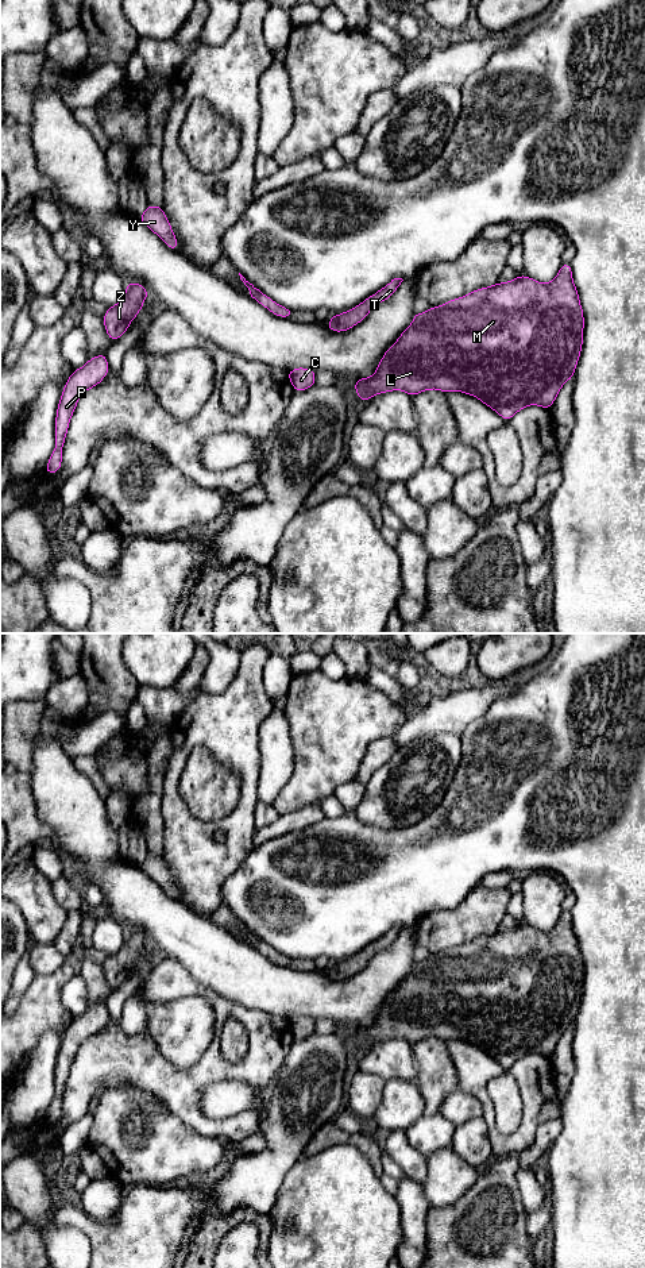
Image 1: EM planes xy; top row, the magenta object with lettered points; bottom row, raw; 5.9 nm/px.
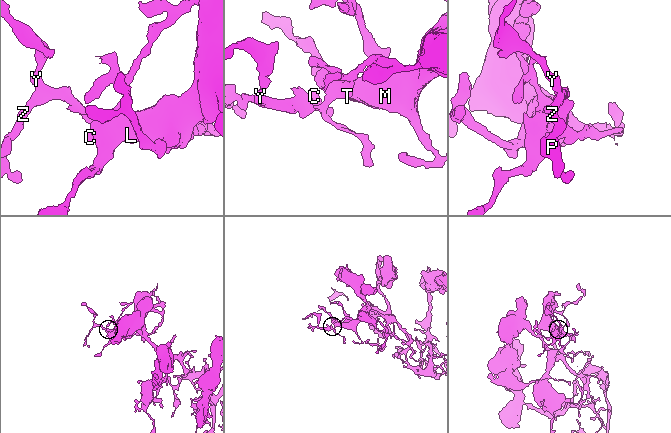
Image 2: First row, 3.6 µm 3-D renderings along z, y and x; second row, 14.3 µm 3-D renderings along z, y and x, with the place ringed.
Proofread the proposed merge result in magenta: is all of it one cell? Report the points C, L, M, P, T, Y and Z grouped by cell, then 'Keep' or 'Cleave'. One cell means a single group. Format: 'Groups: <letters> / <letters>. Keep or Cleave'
Groups: C L M P T Y Z. Keep

